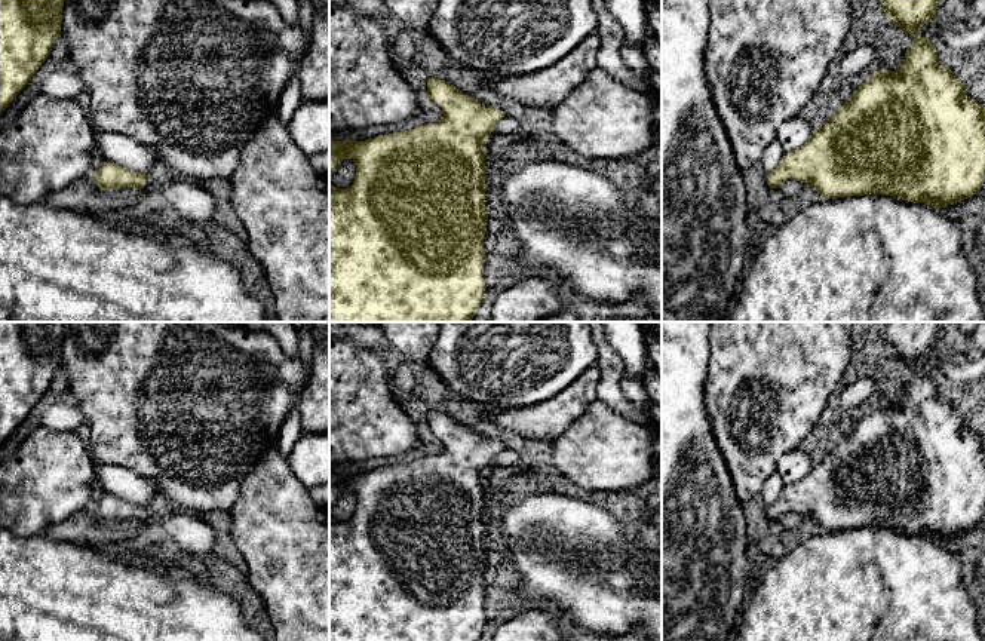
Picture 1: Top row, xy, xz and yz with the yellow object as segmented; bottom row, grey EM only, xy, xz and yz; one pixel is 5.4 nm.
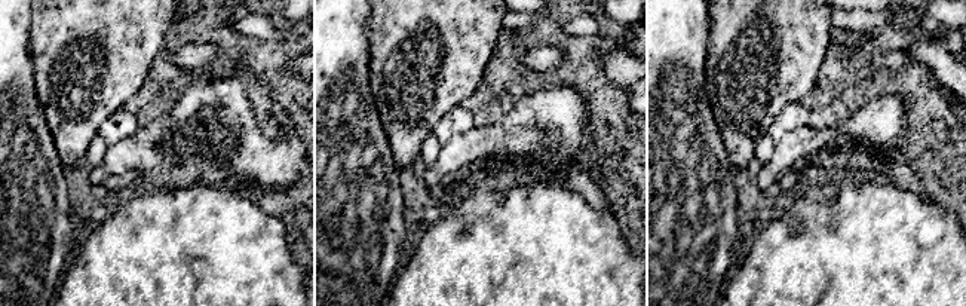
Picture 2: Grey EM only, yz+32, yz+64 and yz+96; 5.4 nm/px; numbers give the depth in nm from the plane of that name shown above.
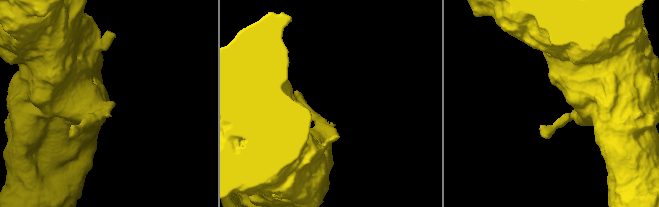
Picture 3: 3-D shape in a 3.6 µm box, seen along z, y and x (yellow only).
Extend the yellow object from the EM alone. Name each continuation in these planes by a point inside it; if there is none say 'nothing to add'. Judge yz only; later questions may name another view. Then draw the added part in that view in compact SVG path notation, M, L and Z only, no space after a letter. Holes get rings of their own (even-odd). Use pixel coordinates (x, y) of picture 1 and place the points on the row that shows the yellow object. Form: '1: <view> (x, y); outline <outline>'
nothing to add

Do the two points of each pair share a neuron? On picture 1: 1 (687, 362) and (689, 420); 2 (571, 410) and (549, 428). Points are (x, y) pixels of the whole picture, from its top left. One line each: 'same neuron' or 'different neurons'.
1: same neuron
2: same neuron

